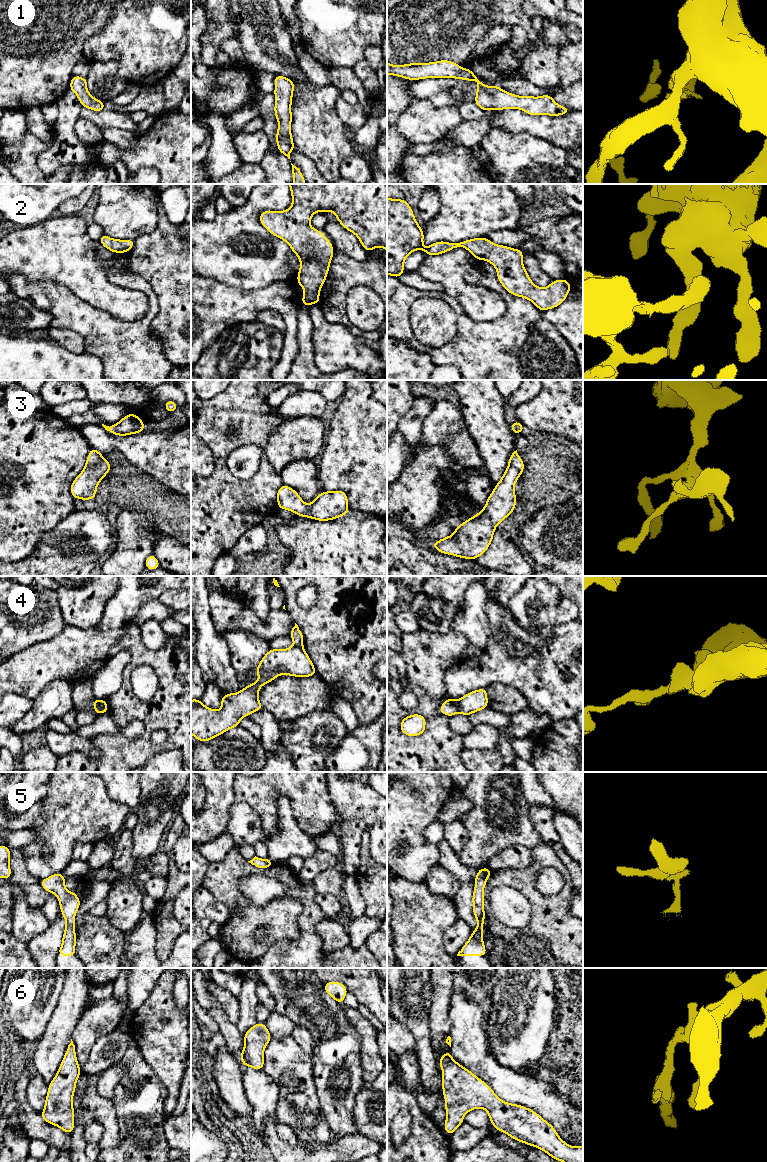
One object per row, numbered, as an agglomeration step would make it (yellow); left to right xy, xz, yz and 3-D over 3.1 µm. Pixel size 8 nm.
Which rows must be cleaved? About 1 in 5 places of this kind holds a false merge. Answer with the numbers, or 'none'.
4

